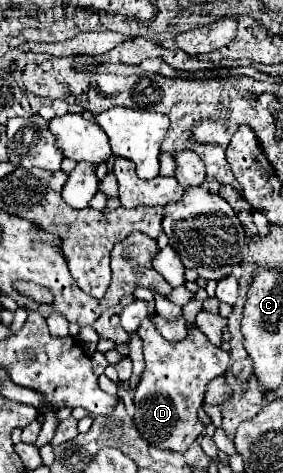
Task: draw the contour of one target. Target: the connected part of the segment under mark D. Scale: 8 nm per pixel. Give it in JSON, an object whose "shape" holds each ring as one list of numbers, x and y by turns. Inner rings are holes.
{"shape":[[150,318,140,324,138,334,144,340,146,368,134,392,134,424,146,442,164,450,184,452,204,432,198,408,204,402,208,382,230,366,230,354,210,344,196,324,192,324,188,336,180,342,164,340]]}

